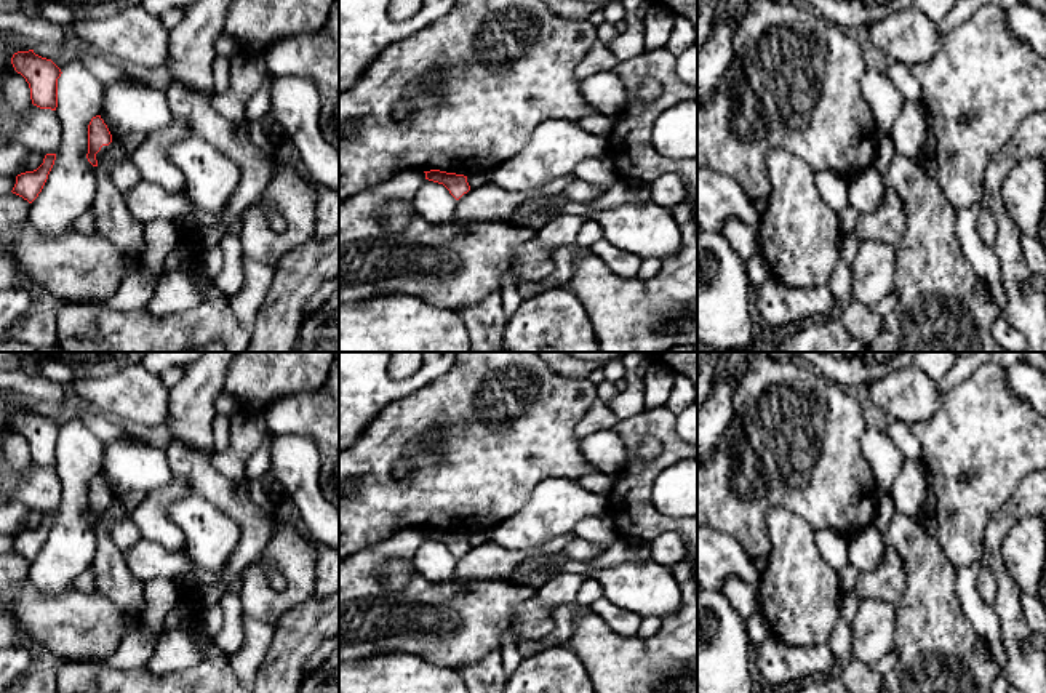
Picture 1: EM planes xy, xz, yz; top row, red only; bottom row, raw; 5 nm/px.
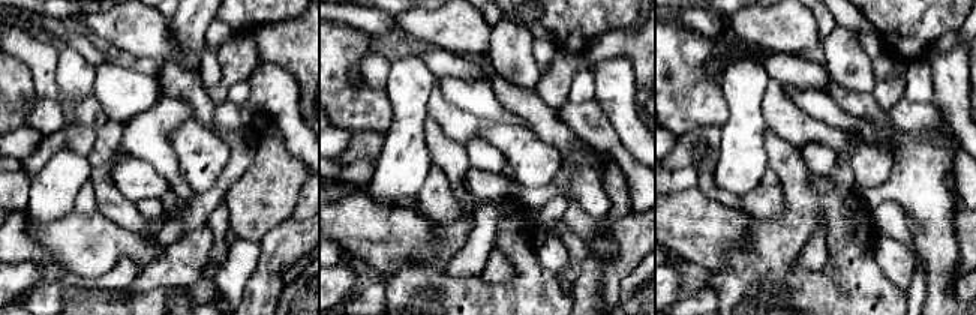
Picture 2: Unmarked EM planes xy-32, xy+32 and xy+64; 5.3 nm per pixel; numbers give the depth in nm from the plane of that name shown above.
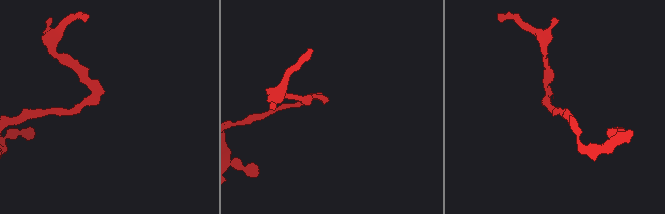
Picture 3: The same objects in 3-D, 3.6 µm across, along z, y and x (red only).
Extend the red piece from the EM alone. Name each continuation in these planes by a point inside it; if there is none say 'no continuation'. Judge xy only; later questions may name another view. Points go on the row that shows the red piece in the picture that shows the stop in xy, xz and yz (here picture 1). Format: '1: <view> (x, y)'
1: xy (123, 175)

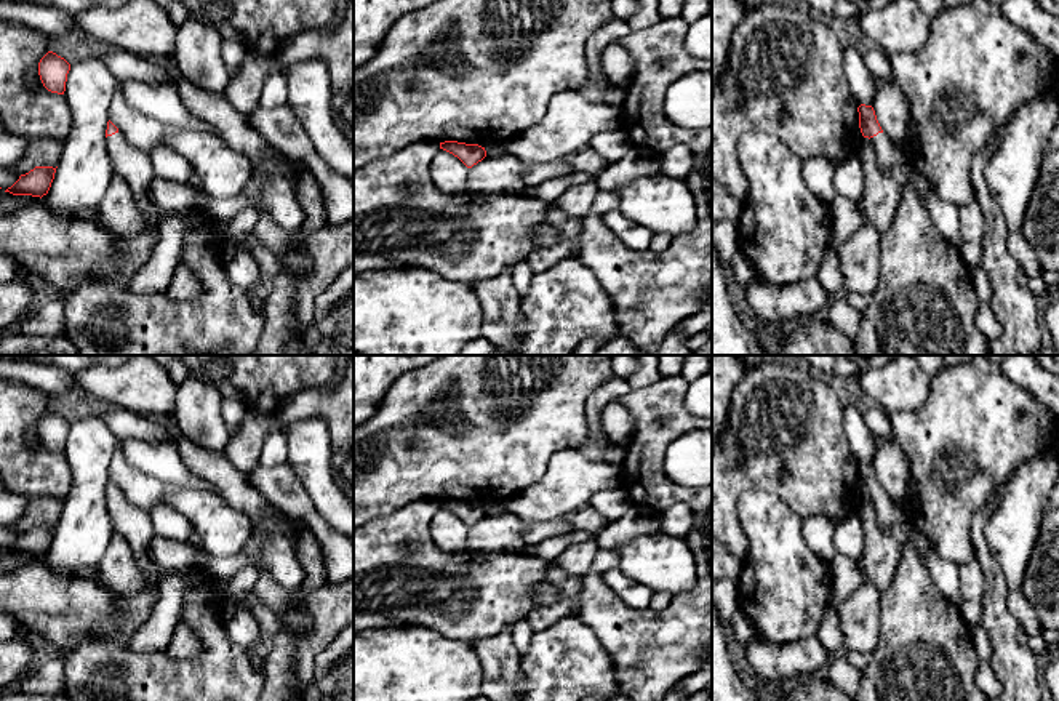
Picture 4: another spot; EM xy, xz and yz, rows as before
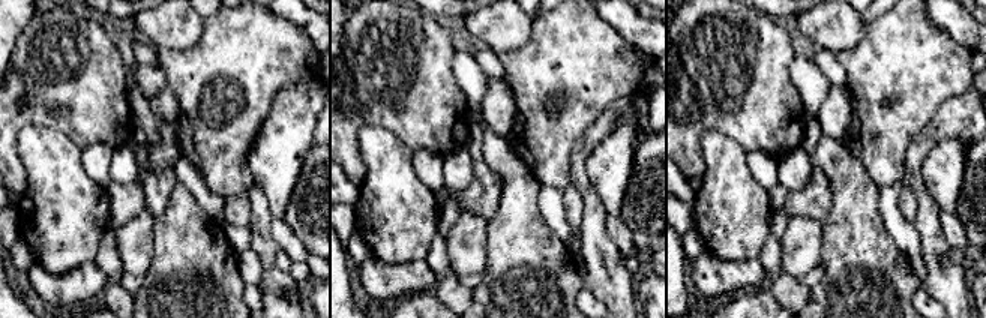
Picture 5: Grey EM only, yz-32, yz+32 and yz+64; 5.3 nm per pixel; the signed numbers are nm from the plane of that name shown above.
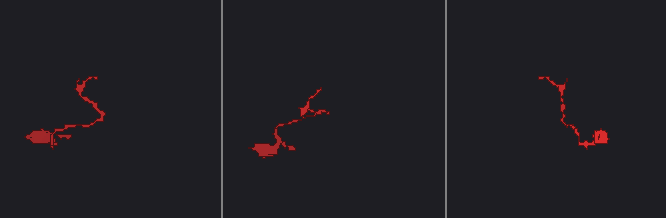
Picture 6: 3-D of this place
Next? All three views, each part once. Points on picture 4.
1: yz (925, 303)

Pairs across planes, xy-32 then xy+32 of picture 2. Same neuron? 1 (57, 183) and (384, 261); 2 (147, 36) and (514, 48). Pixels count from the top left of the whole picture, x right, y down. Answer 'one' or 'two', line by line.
1: two
2: two

